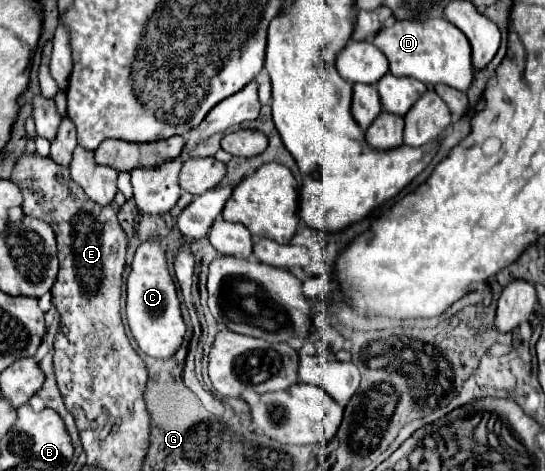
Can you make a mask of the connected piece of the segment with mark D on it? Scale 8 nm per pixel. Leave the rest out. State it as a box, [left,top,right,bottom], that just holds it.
[373,19,473,91]

